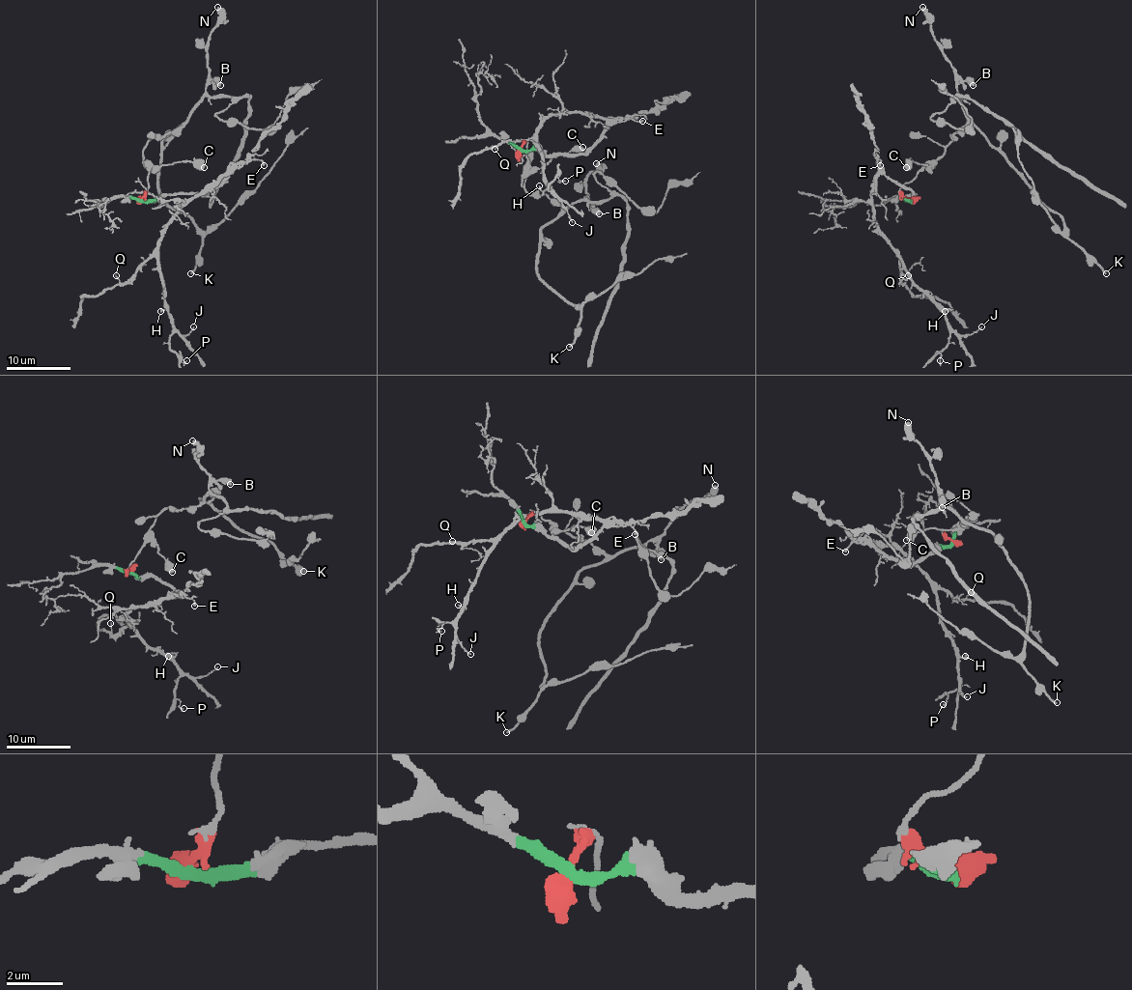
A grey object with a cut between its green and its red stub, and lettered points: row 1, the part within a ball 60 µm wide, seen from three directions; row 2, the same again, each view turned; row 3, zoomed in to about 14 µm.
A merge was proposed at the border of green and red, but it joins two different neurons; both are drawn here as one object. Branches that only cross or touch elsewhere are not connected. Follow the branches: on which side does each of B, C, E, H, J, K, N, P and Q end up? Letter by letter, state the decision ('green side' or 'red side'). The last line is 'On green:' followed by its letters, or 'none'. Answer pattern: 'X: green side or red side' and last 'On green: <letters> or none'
B: red side
C: red side
E: green side
H: green side
J: green side
K: red side
N: red side
P: green side
Q: green side
On green: E, H, J, P, Q

